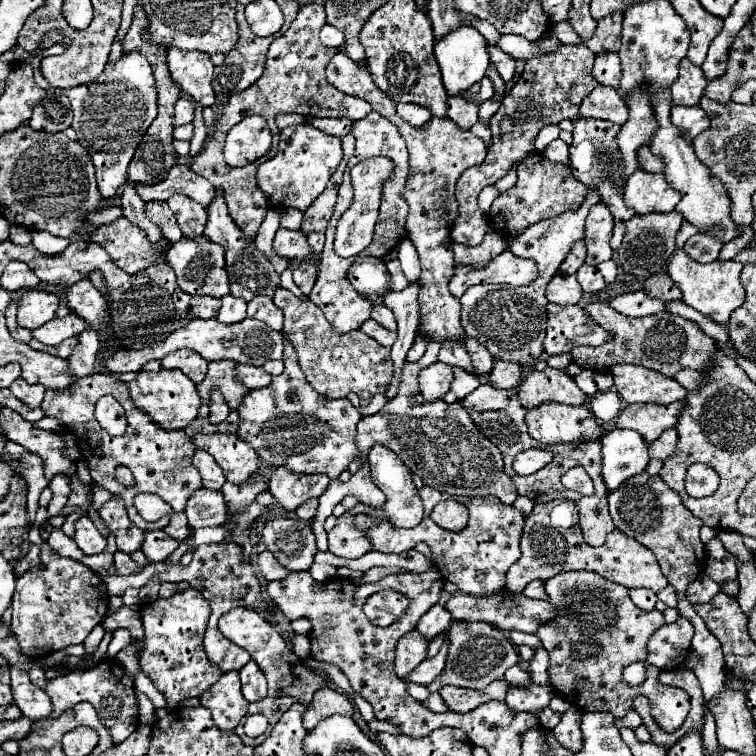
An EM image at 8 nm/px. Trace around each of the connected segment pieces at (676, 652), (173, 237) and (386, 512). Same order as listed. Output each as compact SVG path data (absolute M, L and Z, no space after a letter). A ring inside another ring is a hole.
M679 618L673 624L661 626L649 640L647 662L659 670L677 668L691 650L693 624L687 618Z
M147 202L145 204L145 214L147 218L157 224L163 230L163 236L173 244L177 242L183 234L179 230L179 224L175 220L175 214L171 212L171 208L167 206L167 202Z
M377 444L369 450L369 466L371 466L371 478L373 482L381 488L381 492L385 494L385 504L377 508L377 512L371 512L369 506L359 506L357 512L365 512L365 514L371 514L371 516L377 516L377 518L389 518L393 522L393 526L399 526L399 528L415 528L421 518L423 518L423 504L417 496L417 488L411 480L411 472L409 468L397 458L397 454L393 454L389 448Z

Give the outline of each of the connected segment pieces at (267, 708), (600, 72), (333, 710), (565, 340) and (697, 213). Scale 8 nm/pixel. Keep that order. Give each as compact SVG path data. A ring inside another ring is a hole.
M265 696L265 698L249 704L247 716L251 716L251 714L263 714L263 716L267 716L269 718L269 728L267 728L265 734L269 734L273 730L273 726L279 722L281 714L285 710L289 710L289 706L295 704L295 702L297 700L293 700L293 698L271 698L271 696Z
M615 52L609 54L597 54L593 76L597 78L599 84L609 84L613 88L619 86L621 80L621 62Z
M321 688L317 690L317 694L313 696L313 702L309 704L307 712L303 714L303 724L307 730L313 730L313 726L317 726L317 722L321 722L323 718L329 718L333 714L341 714L341 716L353 716L353 704L349 702L349 698L333 688Z
M547 304L547 336L543 348L549 356L571 352L581 344L605 344L613 338L607 330L601 330L589 314L583 314L581 306Z
M665 90L665 92L659 92L653 96L653 108L655 108L655 114L657 114L657 120L659 120L659 130L657 134L653 136L653 140L649 142L651 150L663 158L665 162L665 178L667 182L681 192L681 202L675 206L677 212L681 212L685 216L687 222L695 224L699 230L705 230L709 228L711 224L719 224L725 234L723 234L723 242L729 242L733 236L737 236L737 226L733 224L733 220L729 218L729 198L727 198L727 192L723 188L723 184L717 180L717 178L711 178L709 176L709 168L703 166L699 162L699 158L695 156L693 152L693 146L691 142L683 140L679 136L679 130L671 124L669 120L669 110L671 110L671 92Z

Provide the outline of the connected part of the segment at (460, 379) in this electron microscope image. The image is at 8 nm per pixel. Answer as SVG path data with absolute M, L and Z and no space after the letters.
M455 370L455 380L453 380L453 384L451 384L451 392L459 398L459 400L463 400L469 392L473 392L475 390L475 386L479 386L481 384L481 380L477 378L477 376L471 376L467 370L463 372L463 370Z

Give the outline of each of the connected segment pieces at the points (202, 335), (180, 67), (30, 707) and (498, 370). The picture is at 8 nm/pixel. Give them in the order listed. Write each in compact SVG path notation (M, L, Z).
M195 318L193 322L189 322L185 328L173 332L167 340L159 342L157 346L151 348L141 348L141 350L127 350L121 348L117 352L113 352L107 358L107 370L121 374L121 372L139 372L141 366L149 360L161 360L167 354L181 350L181 348L191 348L197 354L201 354L205 360L233 360L233 362L241 362L241 364L251 364L251 366L263 366L267 360L281 360L283 356L283 334L269 330L269 326L265 326L265 322L257 322L251 318L245 318L233 326L225 326L221 322L217 322L215 318Z
M177 48L167 50L167 66L171 78L179 84L181 90L189 92L203 106L211 106L215 102L215 94L211 88L213 78L213 62L209 54L183 52Z
M11 668L11 690L13 702L19 706L23 716L31 720L41 720L51 714L49 696L29 680L27 672Z
M497 360L493 370L489 372L489 384L495 388L515 388L521 380L521 374L523 374L521 366Z

